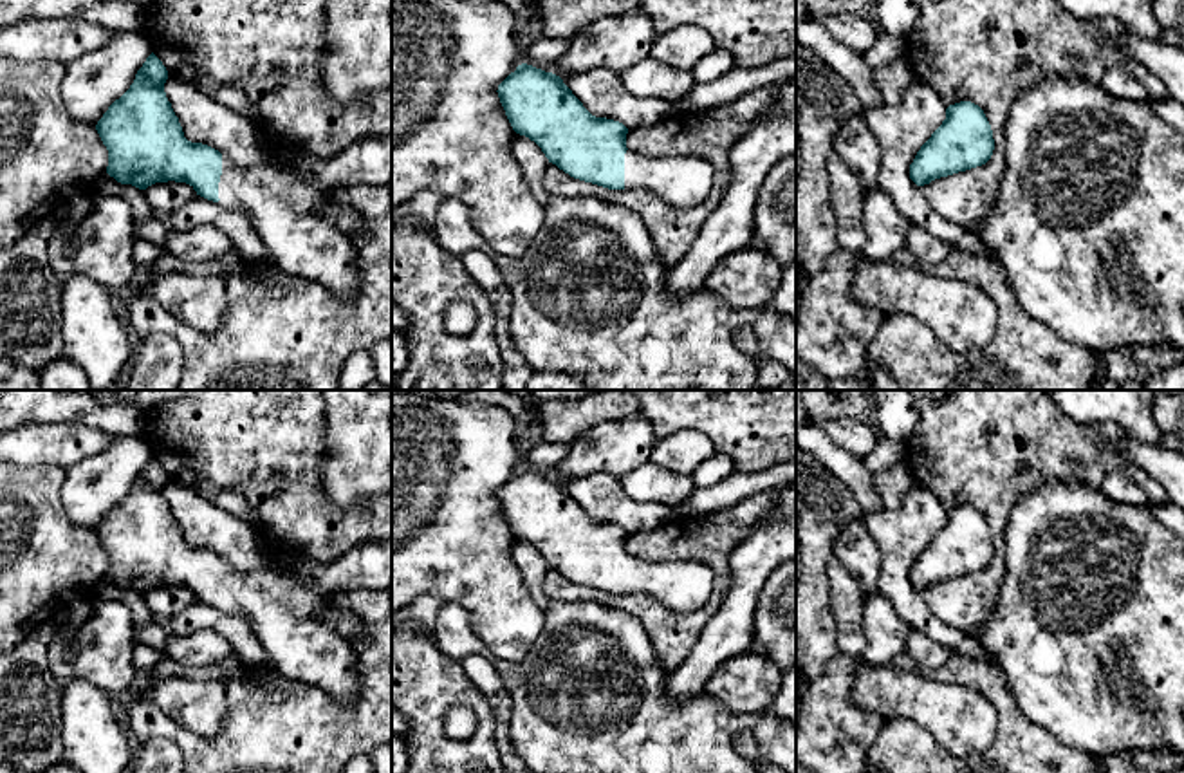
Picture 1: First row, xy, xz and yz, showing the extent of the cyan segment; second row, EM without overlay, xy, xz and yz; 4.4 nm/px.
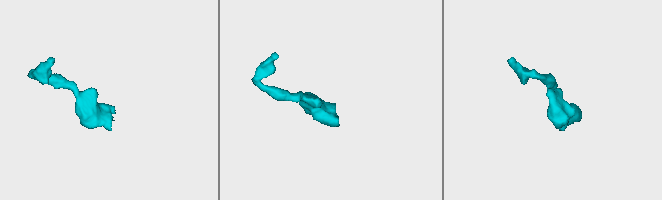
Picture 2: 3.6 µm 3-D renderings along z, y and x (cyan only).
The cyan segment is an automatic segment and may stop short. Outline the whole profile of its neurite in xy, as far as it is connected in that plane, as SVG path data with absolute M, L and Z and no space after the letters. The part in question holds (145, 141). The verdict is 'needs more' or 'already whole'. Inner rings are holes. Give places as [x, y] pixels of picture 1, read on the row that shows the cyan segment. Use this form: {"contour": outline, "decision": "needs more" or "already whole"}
{"contour": "M152 52L130 88L97 121L108 150L106 173L139 190L168 181L190 184L197 195L245 213L282 271L352 298L361 282L357 253L316 211L323 191L278 161L238 166L218 150L188 141L166 98L166 79L166 67Z", "decision": "needs more"}

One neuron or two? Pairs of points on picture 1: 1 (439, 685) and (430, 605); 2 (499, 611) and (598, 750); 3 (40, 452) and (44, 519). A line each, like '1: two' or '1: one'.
1: two
2: two
3: two

